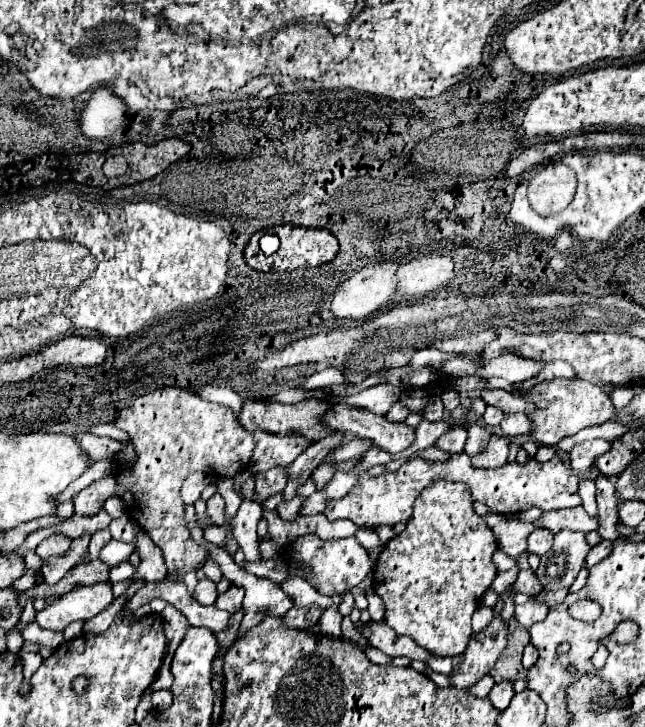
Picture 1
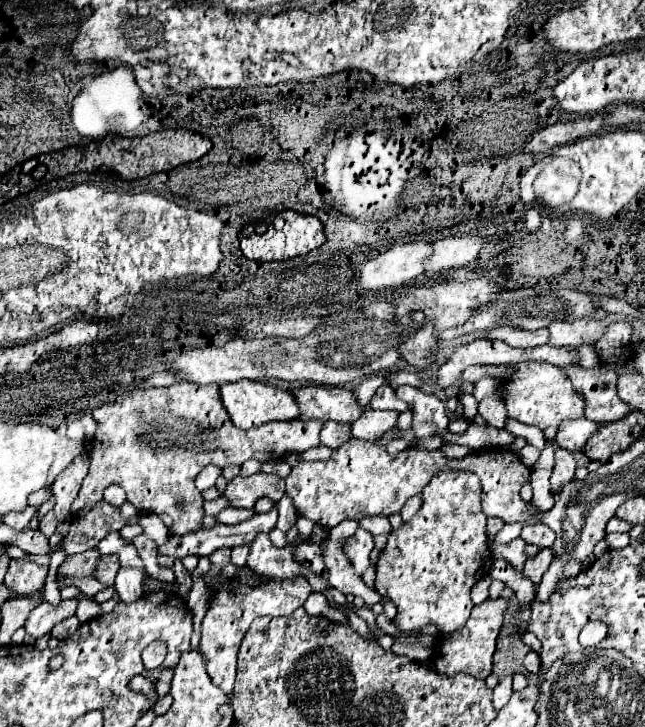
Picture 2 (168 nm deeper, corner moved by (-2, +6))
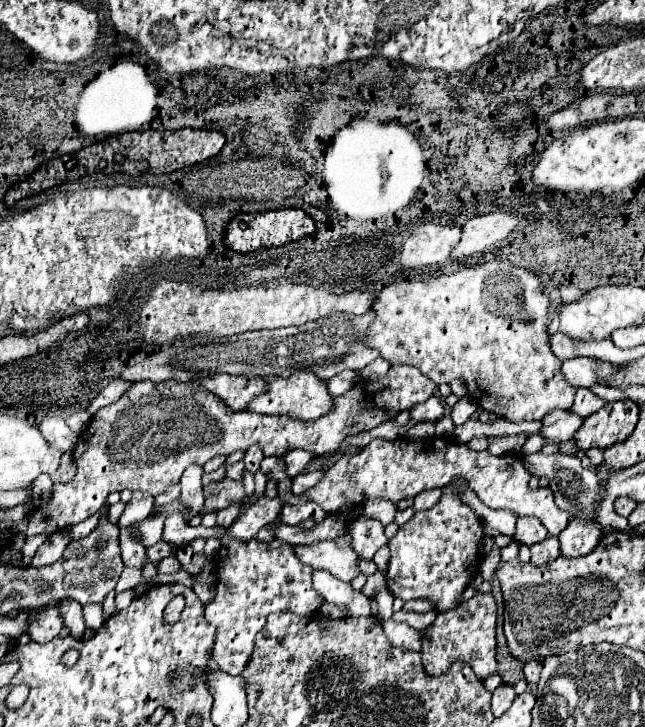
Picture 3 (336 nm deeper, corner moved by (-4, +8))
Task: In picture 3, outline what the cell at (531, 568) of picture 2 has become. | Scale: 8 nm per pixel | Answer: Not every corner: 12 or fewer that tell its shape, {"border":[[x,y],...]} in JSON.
{"border":[[549,536],[533,544],[531,562],[535,566],[559,558],[559,540]]}

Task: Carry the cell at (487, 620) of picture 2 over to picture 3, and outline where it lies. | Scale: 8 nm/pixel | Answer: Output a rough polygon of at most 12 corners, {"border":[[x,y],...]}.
{"border":[[491,593],[437,614],[423,632],[431,676],[467,662],[483,680],[495,672]]}

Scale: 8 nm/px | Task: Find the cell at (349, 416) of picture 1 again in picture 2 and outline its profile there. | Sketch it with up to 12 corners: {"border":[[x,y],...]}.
{"border":[[297,386],[291,390],[295,420],[353,424],[361,406],[341,386]]}

